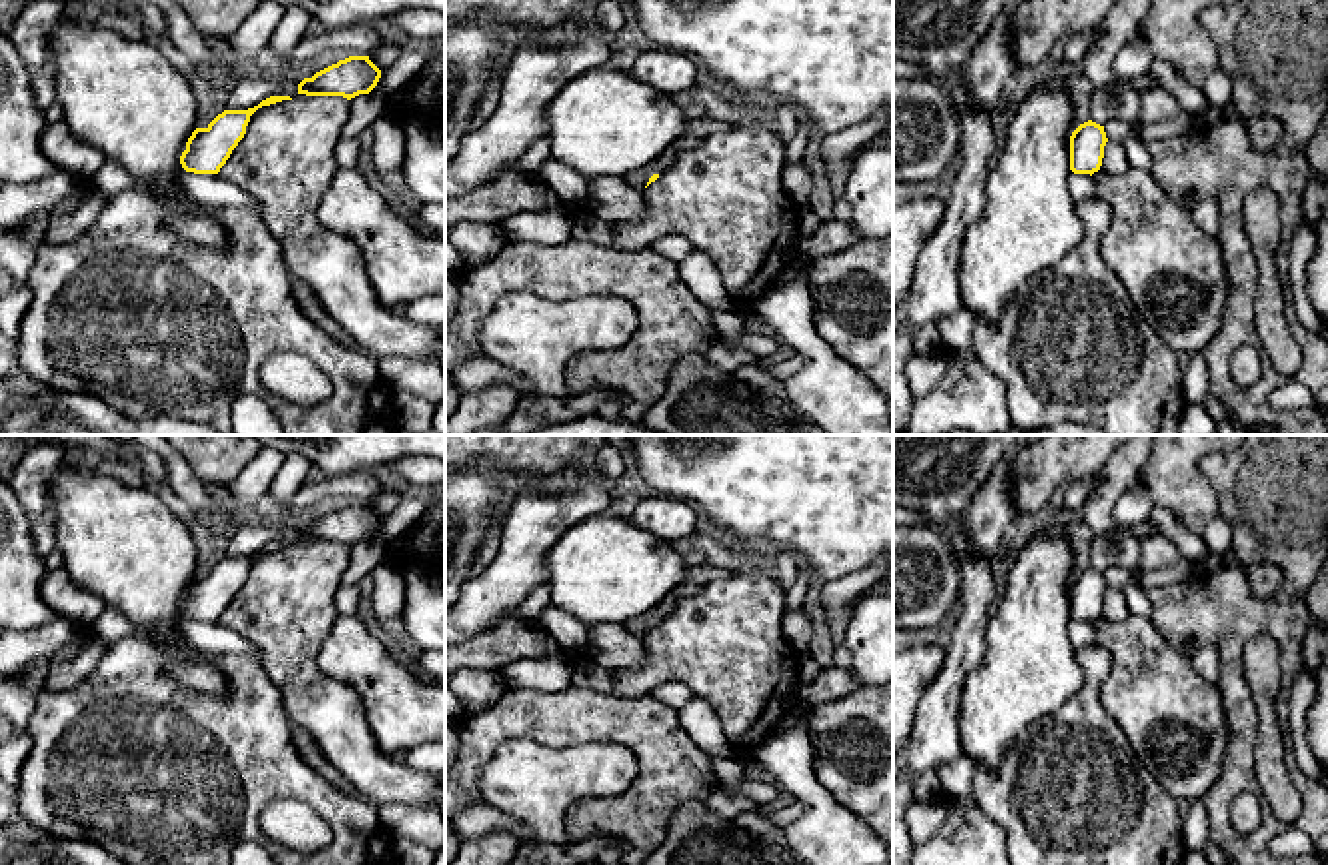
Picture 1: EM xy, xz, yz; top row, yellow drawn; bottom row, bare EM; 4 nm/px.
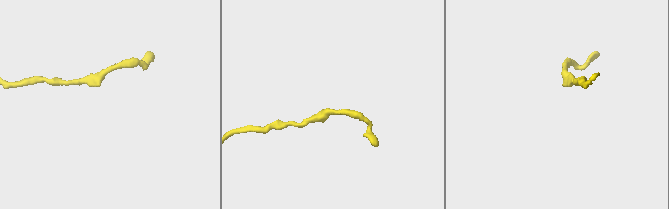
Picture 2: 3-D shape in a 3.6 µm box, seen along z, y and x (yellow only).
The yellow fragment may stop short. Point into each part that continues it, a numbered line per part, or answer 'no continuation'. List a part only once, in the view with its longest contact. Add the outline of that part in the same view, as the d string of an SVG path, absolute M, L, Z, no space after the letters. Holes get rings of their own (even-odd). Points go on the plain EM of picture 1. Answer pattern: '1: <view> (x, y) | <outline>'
no continuation

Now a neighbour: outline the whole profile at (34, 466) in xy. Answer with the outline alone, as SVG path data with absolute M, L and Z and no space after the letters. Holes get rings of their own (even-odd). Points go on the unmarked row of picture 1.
M34 443L18 447L14 453L10 485L30 519L50 509L48 485L64 467L72 465L72 451L72 447Z

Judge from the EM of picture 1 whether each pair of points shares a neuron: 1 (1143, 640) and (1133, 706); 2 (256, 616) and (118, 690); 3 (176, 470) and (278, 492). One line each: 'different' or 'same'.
1: same
2: different
3: different

